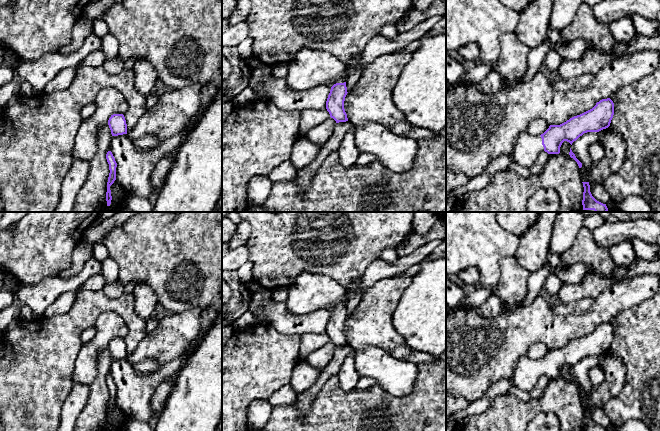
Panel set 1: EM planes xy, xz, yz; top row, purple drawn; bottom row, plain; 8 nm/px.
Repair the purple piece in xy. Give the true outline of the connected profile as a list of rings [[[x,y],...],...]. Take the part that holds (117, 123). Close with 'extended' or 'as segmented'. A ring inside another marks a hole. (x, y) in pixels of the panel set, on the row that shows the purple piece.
[[[113,114],[108,120],[112,136],[127,134],[127,124],[123,114]]]; as segmented

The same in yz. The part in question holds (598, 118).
[[[607,98],[597,102],[592,109],[560,125],[550,125],[541,135],[522,132],[511,150],[511,164],[530,169],[541,152],[559,154],[564,141],[572,145],[584,133],[599,132],[608,128],[613,115],[614,103]]]; extended

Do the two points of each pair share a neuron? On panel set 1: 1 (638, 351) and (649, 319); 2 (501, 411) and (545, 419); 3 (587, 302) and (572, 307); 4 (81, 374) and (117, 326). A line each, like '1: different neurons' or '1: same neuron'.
1: same neuron
2: different neurons
3: same neuron
4: same neuron

